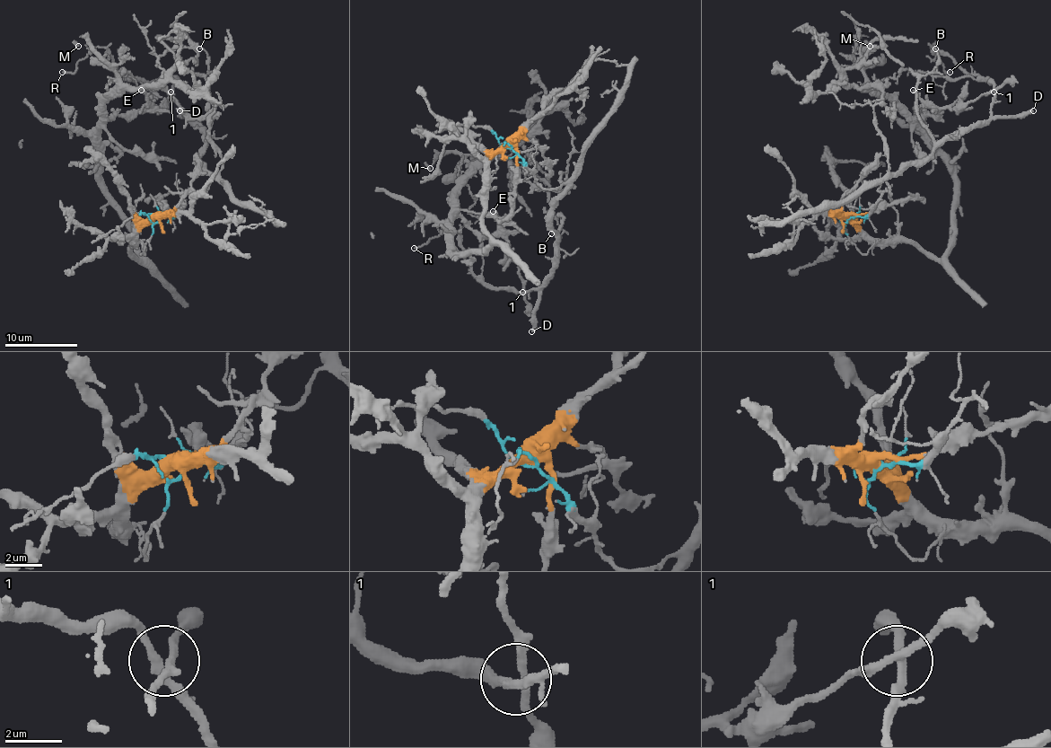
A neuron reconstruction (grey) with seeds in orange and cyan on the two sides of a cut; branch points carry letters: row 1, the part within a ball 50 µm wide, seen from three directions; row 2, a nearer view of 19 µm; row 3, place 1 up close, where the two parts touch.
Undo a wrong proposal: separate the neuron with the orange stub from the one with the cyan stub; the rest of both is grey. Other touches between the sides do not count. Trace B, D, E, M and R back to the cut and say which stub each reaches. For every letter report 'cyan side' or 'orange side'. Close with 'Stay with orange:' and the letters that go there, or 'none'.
B: cyan side
D: cyan side
E: orange side
M: orange side
R: cyan side
Stay with orange: E, M

